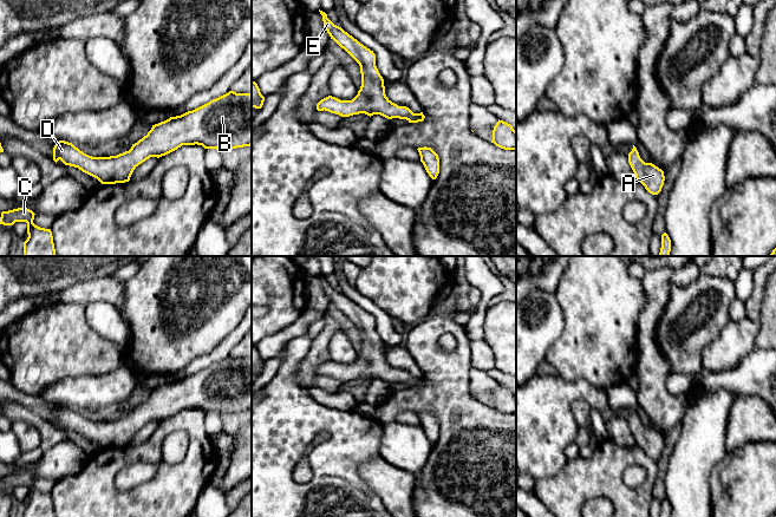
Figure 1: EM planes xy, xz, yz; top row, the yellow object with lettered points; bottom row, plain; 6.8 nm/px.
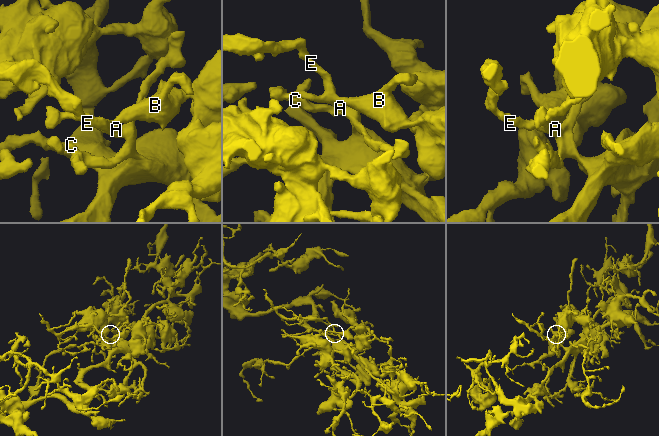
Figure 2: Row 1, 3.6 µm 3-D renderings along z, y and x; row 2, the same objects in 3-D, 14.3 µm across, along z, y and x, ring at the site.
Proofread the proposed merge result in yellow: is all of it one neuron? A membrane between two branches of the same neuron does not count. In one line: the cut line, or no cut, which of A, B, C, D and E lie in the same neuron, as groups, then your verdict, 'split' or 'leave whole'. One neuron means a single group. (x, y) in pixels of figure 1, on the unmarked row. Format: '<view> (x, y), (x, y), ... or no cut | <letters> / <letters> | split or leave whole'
no cut | A B C D E | leave whole

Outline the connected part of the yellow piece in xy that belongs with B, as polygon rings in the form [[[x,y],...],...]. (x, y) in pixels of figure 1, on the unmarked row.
[[[228,358],[210,365],[209,367],[188,375],[181,380],[170,381],[169,384],[152,390],[151,394],[132,408],[129,415],[110,421],[92,421],[72,407],[59,405],[53,412],[53,425],[59,424],[70,431],[78,432],[83,437],[97,443],[102,449],[125,447],[130,445],[133,434],[149,424],[150,421],[165,420],[182,410],[202,410],[204,413],[228,413],[250,411],[252,410],[252,359]]]

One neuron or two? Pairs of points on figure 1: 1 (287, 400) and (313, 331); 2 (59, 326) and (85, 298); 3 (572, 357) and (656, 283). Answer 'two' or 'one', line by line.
1: two
2: two
3: two

